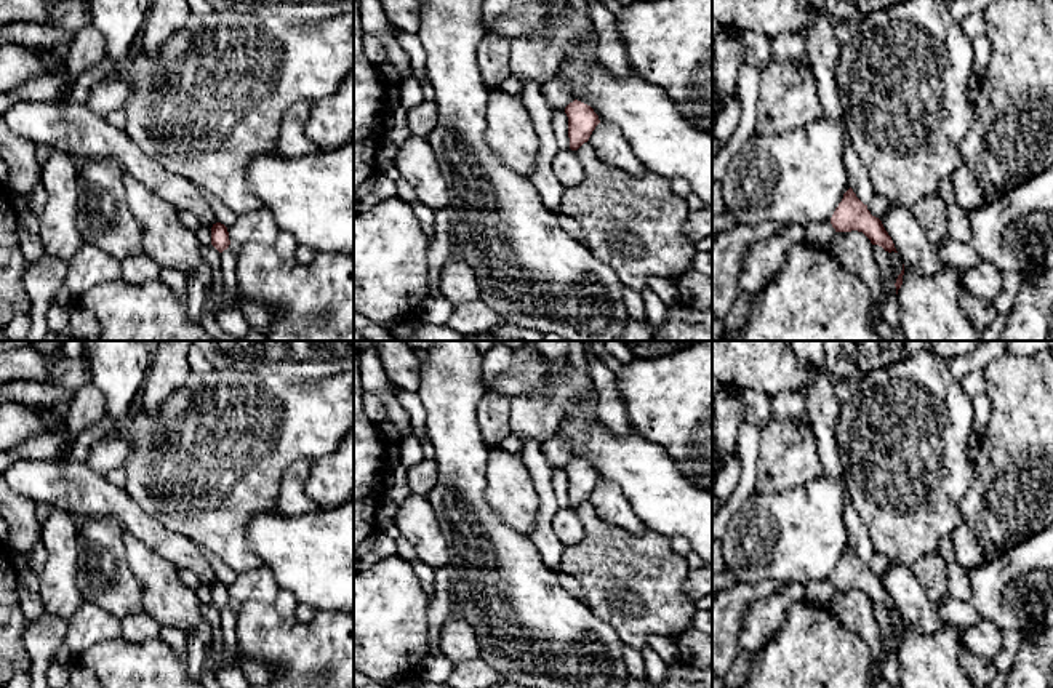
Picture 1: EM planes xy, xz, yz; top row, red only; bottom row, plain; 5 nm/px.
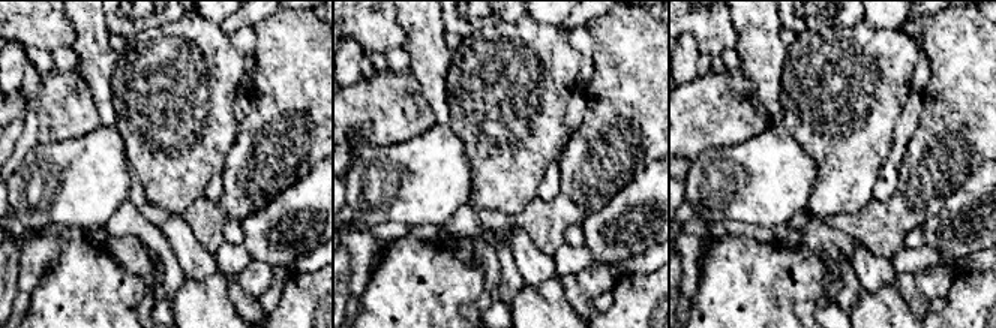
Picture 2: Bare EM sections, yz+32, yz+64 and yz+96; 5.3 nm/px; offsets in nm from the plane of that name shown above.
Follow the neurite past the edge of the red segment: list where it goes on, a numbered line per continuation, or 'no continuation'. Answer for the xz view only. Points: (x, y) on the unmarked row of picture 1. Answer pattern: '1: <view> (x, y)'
no continuation

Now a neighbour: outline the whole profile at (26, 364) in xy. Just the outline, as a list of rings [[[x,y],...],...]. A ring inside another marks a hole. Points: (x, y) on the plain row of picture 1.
[[[27,346],[0,352],[0,384],[10,381],[34,381],[77,390],[93,384],[93,376],[82,358],[50,357]]]

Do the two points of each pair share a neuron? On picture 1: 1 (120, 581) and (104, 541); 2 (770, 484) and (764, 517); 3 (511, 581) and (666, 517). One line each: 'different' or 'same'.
1: same
2: different
3: different

